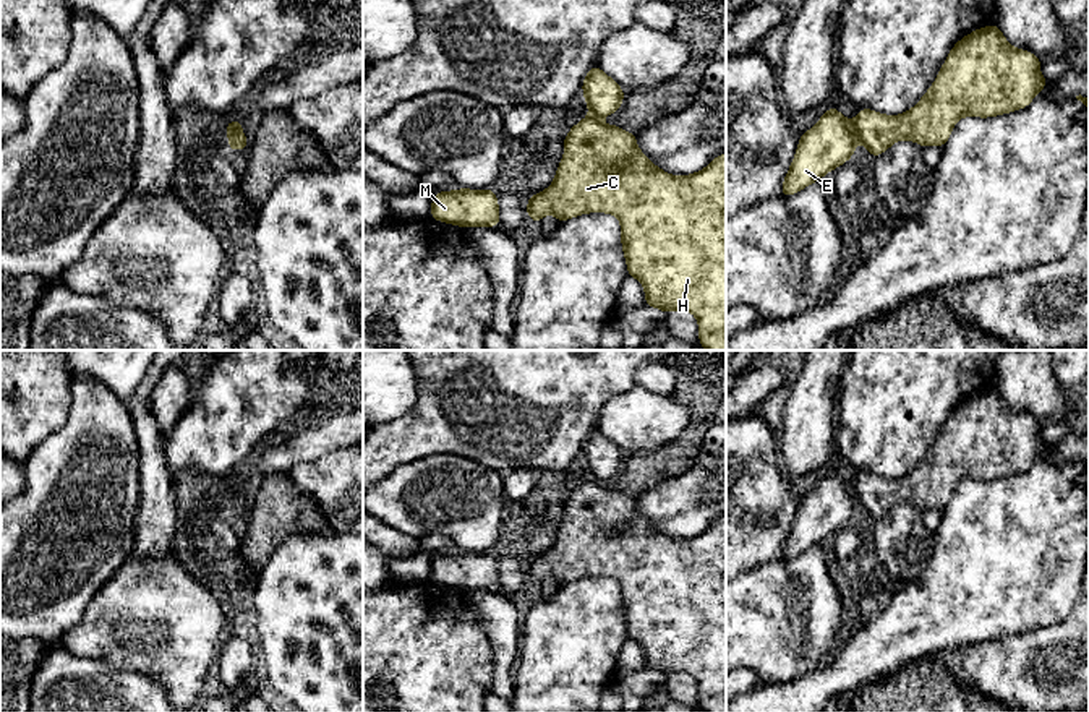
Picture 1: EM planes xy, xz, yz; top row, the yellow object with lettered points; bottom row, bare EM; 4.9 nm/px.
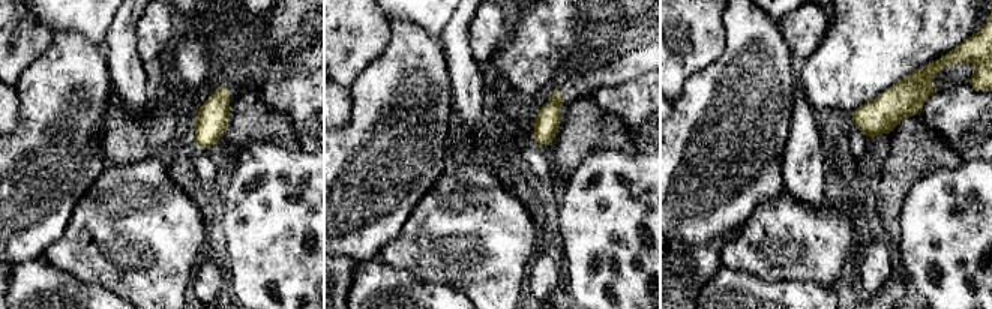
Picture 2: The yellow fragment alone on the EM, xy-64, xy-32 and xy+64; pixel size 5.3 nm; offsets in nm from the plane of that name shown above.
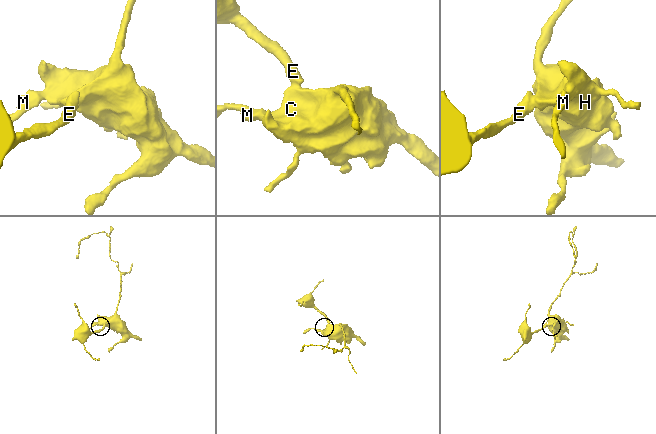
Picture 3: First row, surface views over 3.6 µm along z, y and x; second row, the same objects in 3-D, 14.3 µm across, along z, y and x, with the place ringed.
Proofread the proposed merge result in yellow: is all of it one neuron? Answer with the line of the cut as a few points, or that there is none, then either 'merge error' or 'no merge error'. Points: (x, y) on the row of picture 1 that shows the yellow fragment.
cut yz (853, 125), (858, 137); merge error

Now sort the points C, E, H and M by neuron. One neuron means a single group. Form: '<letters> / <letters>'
C H M / E

